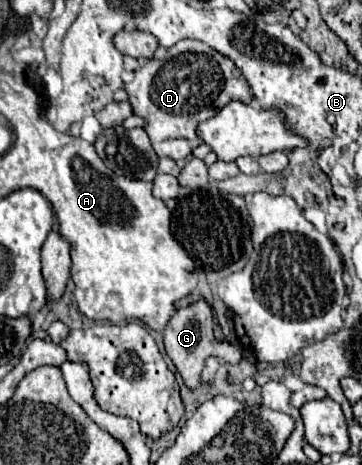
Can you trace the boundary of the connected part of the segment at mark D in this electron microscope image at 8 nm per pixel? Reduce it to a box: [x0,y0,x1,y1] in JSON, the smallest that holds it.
[124,38,252,160]

